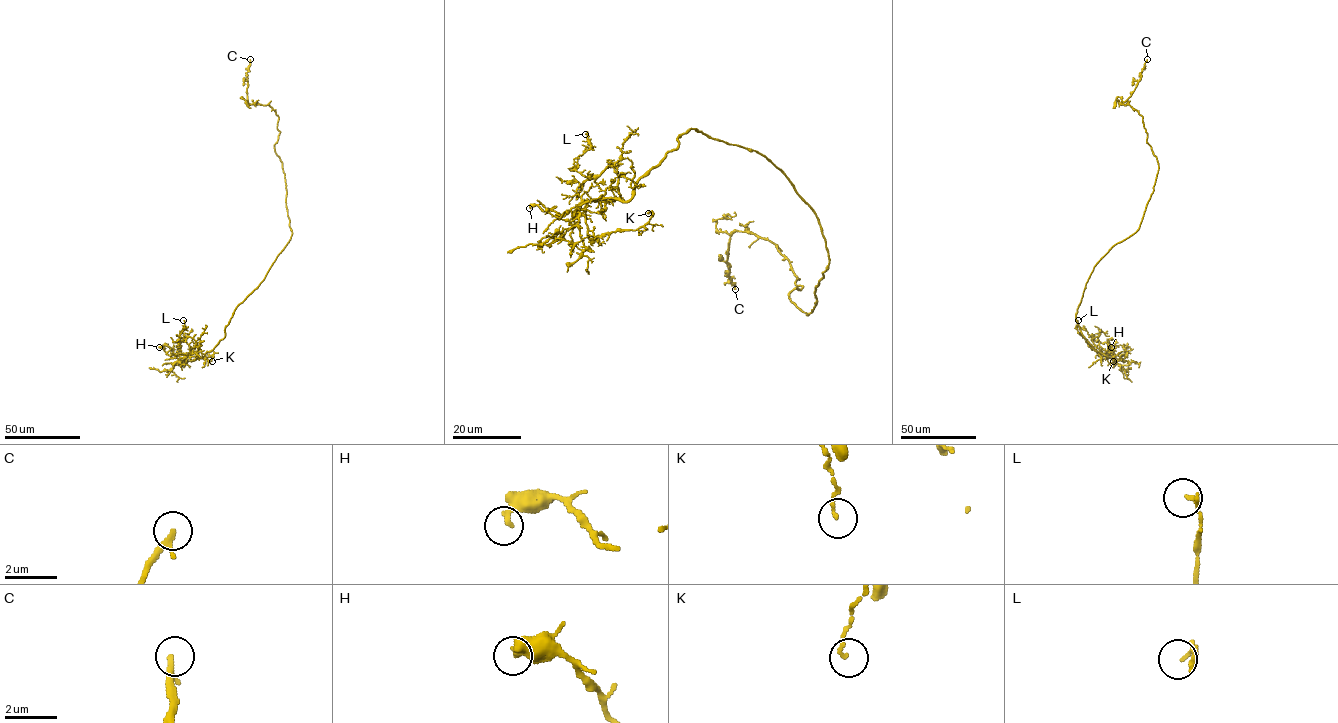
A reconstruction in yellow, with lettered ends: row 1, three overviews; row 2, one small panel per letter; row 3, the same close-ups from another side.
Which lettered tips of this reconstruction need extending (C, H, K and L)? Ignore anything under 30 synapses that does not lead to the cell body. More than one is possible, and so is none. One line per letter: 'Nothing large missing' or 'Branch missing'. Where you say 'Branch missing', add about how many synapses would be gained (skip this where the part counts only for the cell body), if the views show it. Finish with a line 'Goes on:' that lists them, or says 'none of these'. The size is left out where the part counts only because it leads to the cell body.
C: Branch missing. Roughly 120 synapses
H: Nothing large missing
K: Nothing large missing
L: Nothing large missing
Goes on: C

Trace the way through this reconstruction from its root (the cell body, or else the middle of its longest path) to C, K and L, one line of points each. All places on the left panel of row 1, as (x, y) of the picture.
C: (288, 242), (284, 173), (274, 148), (278, 117), (268, 104), (248, 102), (250, 59)
K: (288, 242), (263, 280), (234, 310), (225, 336), (202, 357), (180, 358), (191, 361), (212, 355), (212, 361)
L: (288, 242), (263, 280), (234, 310), (225, 336), (202, 357), (192, 338), (180, 340), (186, 329), (183, 320)

